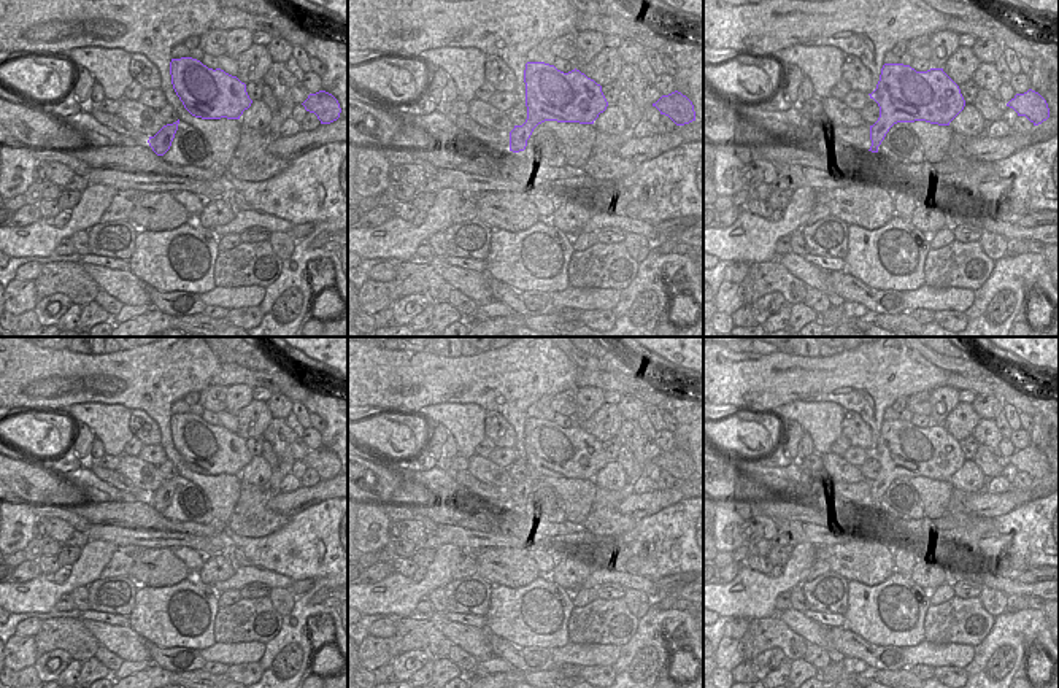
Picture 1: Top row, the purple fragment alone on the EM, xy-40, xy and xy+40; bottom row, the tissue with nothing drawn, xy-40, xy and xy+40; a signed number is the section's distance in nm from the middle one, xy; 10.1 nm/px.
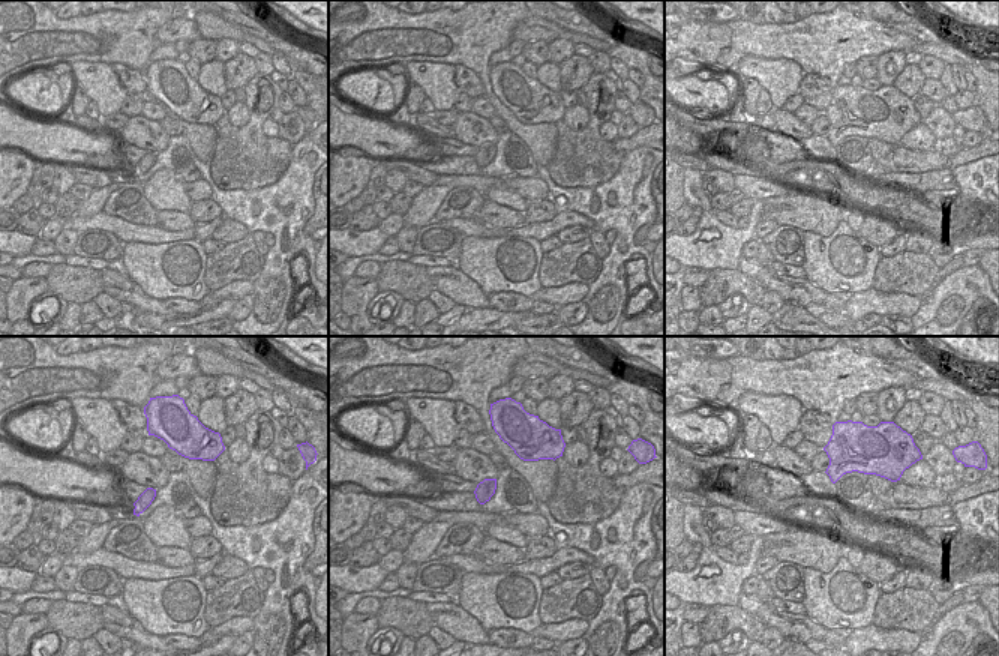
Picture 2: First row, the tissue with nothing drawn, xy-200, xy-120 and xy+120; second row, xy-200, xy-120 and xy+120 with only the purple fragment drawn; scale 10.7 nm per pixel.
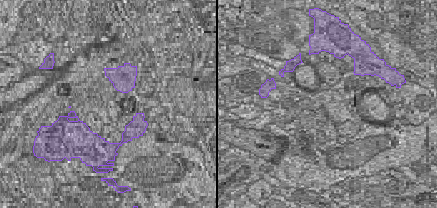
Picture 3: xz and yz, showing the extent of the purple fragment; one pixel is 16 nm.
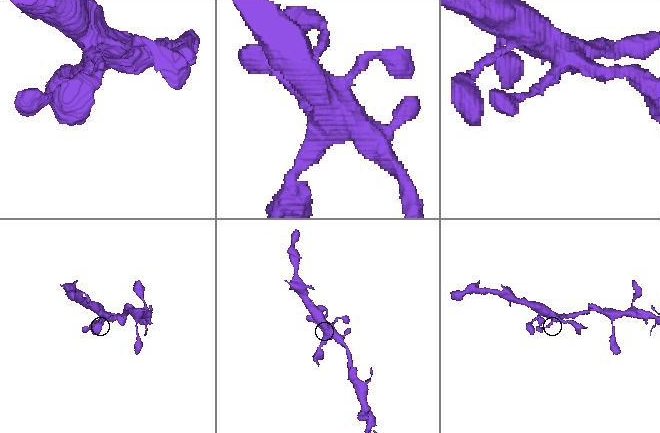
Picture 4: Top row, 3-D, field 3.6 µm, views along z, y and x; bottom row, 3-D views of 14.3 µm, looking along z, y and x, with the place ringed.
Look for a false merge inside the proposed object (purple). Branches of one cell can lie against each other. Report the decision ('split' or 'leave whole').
leave whole

